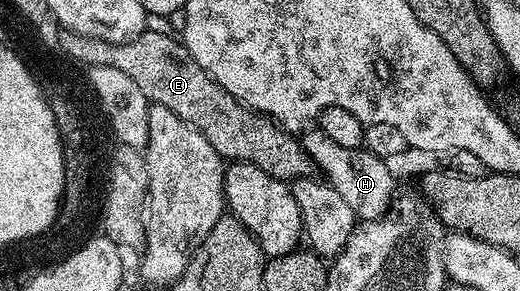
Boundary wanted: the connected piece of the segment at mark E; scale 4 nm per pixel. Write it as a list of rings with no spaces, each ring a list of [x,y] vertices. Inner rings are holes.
[[[146,30],[141,33],[136,40],[129,40],[126,44],[112,44],[99,38],[90,36],[80,36],[78,32],[72,32],[69,37],[64,39],[64,48],[67,53],[73,52],[74,56],[80,56],[81,63],[95,63],[99,66],[115,66],[115,70],[123,70],[127,78],[139,86],[143,96],[149,99],[150,103],[163,105],[179,118],[185,120],[189,125],[202,132],[203,136],[209,140],[211,146],[225,160],[237,161],[254,165],[264,173],[270,174],[276,180],[292,182],[300,178],[311,178],[316,175],[317,167],[311,157],[302,147],[302,141],[294,134],[285,131],[284,127],[273,120],[272,117],[254,111],[246,107],[217,83],[191,58],[184,43],[173,36],[168,36],[165,32],[152,32]]]

